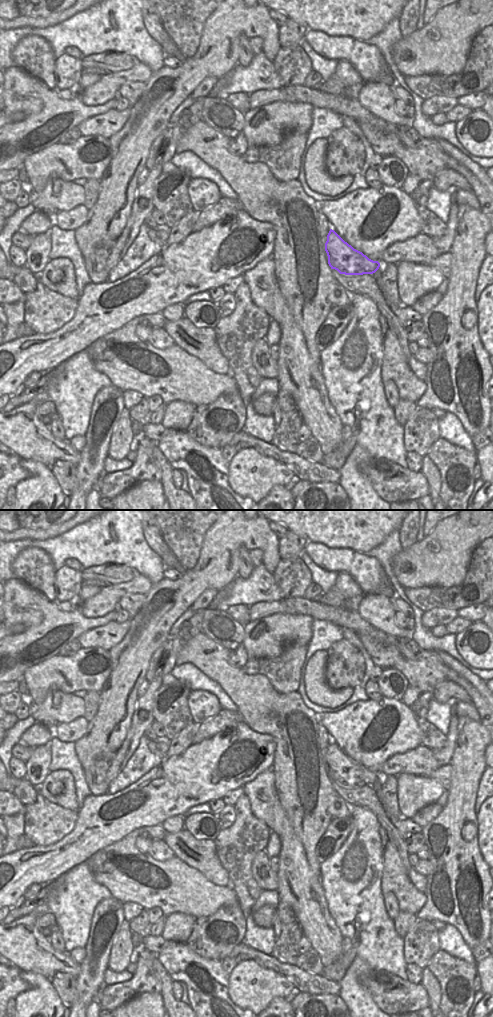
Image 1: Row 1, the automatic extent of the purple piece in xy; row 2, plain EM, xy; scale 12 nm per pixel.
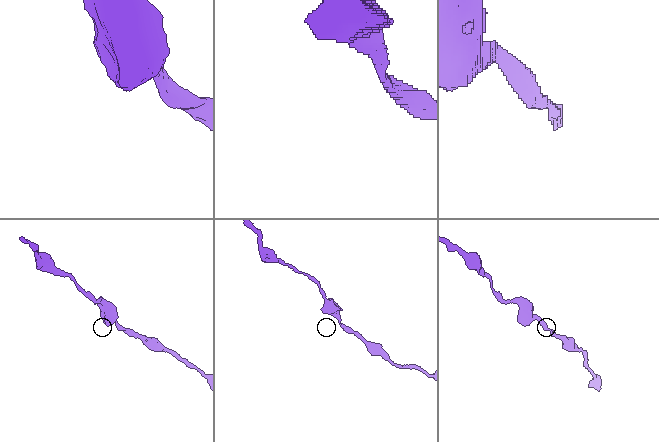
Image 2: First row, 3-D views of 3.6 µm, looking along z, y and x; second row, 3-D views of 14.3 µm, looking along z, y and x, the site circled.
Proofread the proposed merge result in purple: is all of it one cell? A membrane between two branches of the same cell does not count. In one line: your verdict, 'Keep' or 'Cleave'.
Keep

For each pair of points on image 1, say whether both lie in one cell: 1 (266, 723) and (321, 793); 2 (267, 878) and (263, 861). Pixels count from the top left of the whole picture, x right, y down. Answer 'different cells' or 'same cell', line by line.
1: same cell
2: same cell

